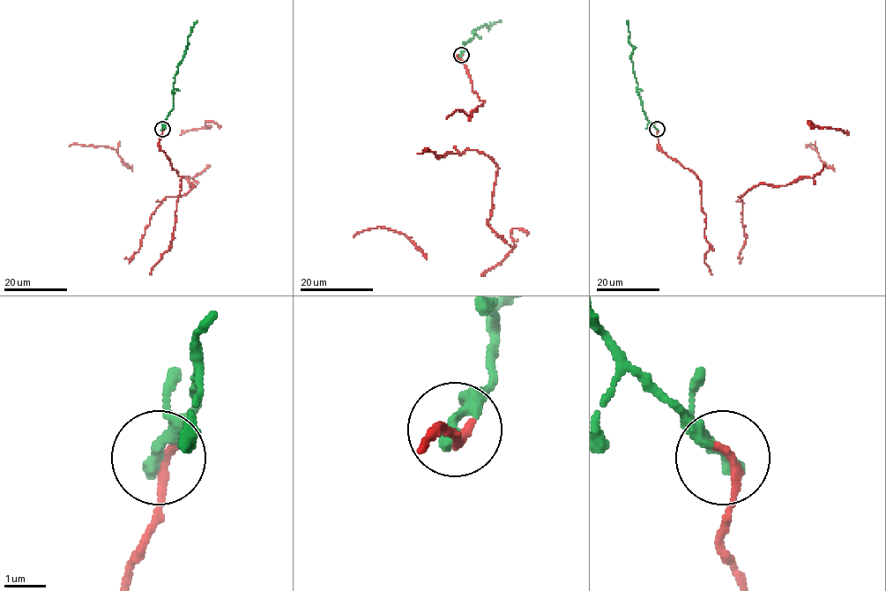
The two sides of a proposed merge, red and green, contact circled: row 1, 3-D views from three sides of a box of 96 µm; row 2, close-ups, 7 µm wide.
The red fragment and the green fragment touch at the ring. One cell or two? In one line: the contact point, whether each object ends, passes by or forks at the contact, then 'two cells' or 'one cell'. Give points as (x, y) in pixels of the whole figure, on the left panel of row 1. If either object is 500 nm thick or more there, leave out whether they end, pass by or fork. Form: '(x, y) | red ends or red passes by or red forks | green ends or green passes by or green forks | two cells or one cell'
(162, 129) | red ends | green ends | one cell

